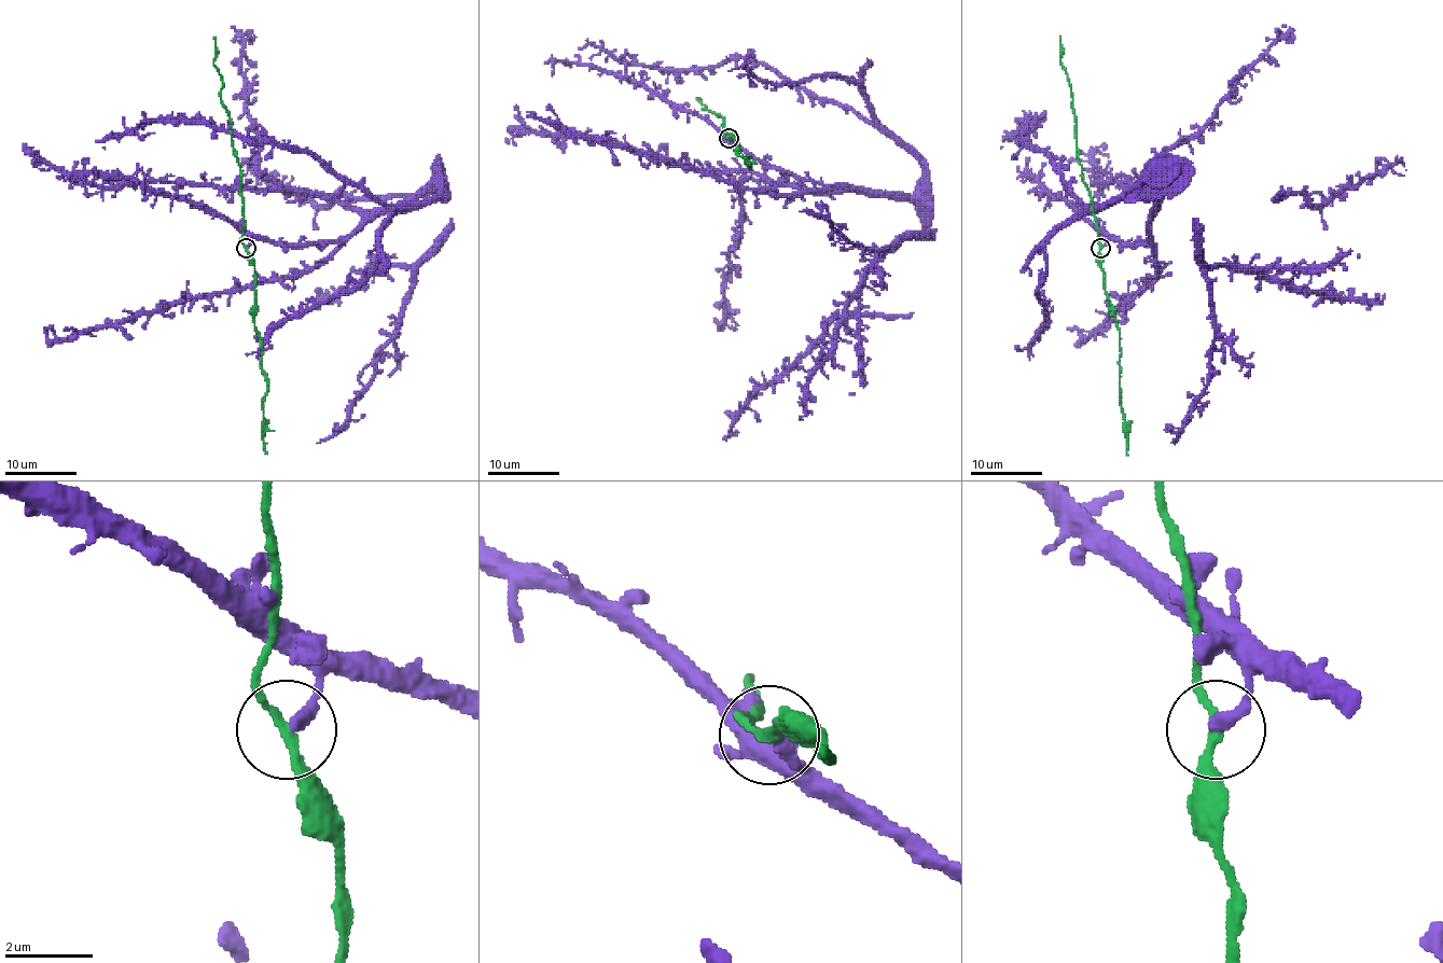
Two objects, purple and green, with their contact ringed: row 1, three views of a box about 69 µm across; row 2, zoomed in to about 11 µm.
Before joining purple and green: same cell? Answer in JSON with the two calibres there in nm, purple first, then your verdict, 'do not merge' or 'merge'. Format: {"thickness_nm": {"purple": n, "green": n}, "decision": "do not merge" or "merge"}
{"thickness_nm": {"purple": 320, "green": 200}, "decision": "do not merge"}

